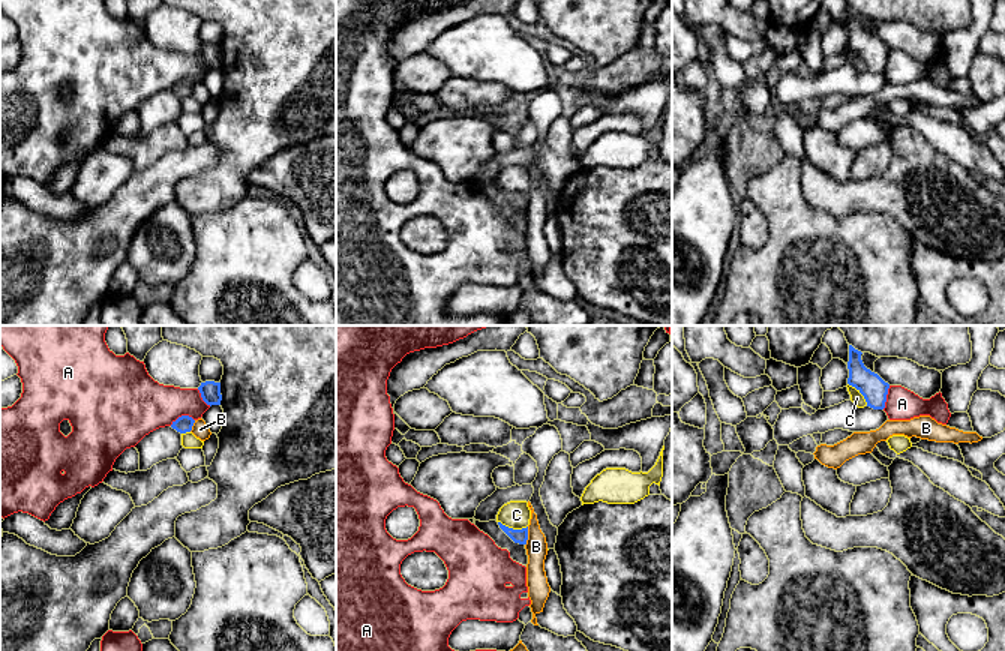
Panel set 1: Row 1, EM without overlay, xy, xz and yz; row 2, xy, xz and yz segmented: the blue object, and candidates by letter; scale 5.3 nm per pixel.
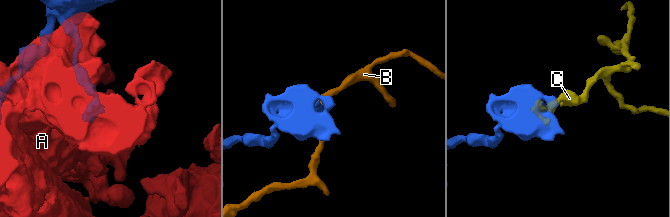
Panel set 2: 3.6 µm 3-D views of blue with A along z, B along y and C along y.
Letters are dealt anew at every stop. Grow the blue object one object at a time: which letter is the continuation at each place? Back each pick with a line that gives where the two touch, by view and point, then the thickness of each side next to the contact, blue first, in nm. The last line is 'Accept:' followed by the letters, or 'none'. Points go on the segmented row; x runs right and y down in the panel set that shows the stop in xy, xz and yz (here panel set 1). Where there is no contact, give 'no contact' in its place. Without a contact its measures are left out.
Accept: none

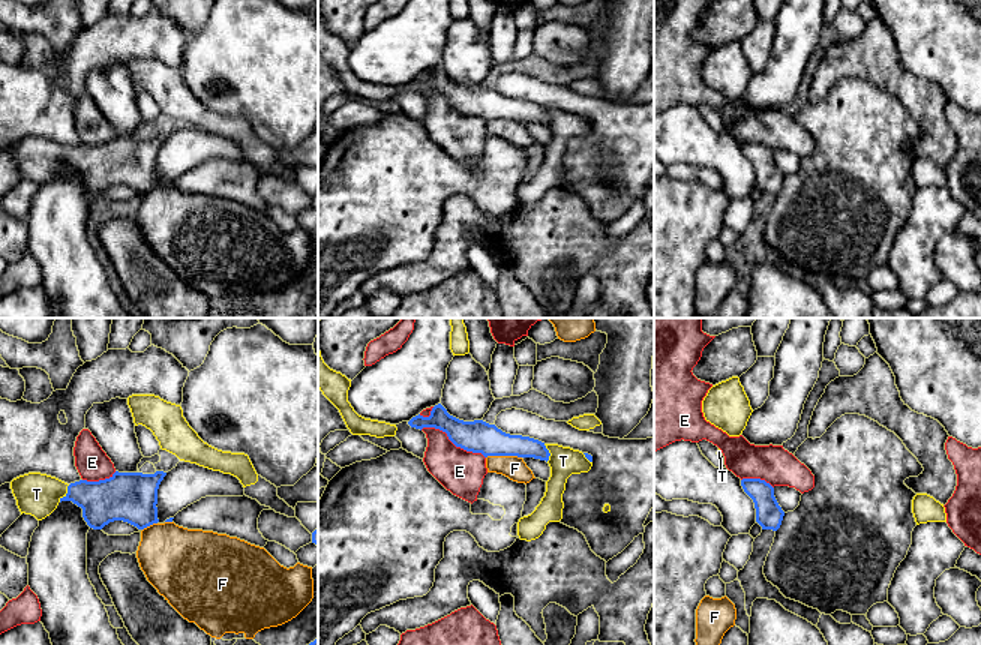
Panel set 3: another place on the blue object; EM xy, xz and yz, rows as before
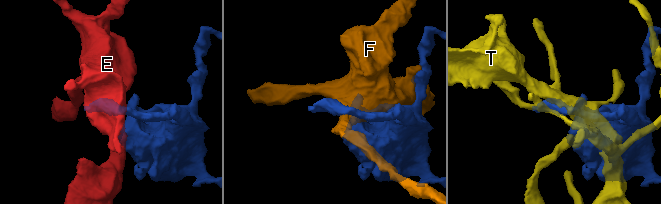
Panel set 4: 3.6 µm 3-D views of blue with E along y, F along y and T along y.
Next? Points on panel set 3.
T: xy (66, 494) | 240/220 nm
Accept: T

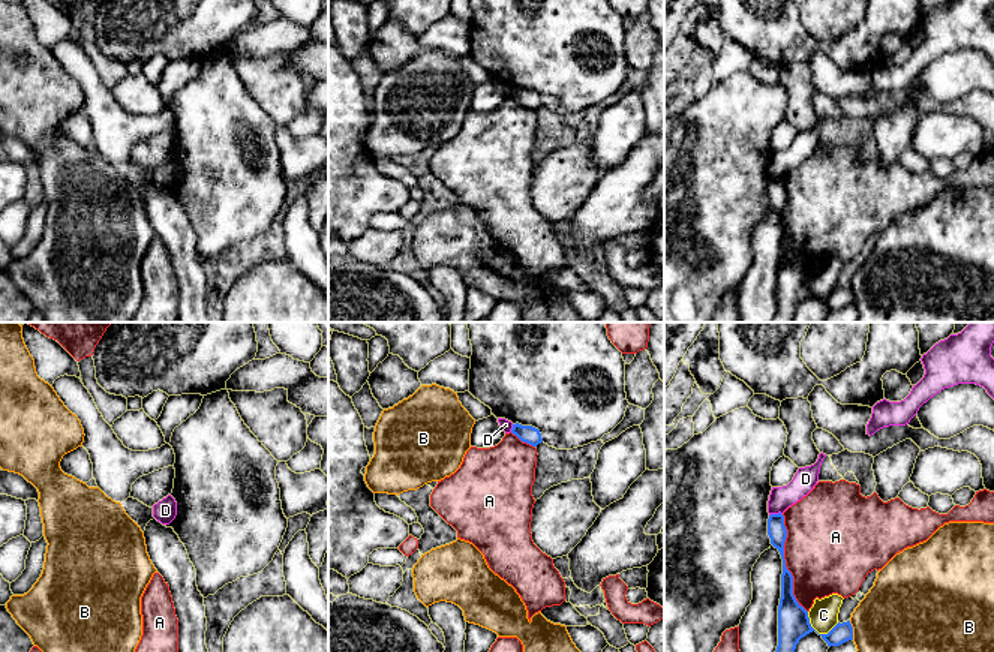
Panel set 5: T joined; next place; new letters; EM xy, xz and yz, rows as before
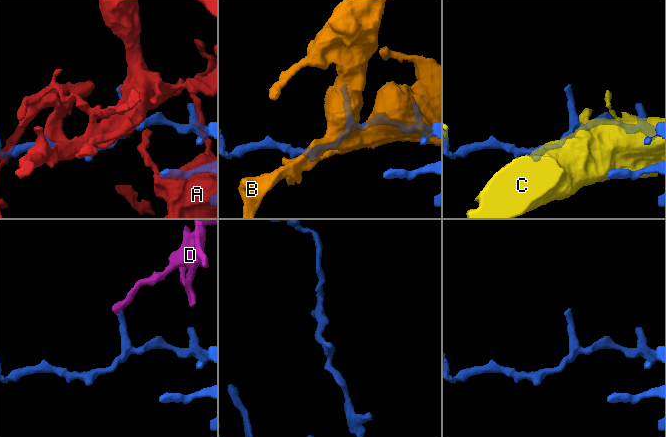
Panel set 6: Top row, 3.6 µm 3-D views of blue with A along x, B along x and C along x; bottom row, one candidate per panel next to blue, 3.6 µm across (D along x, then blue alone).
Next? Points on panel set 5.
Accept: none

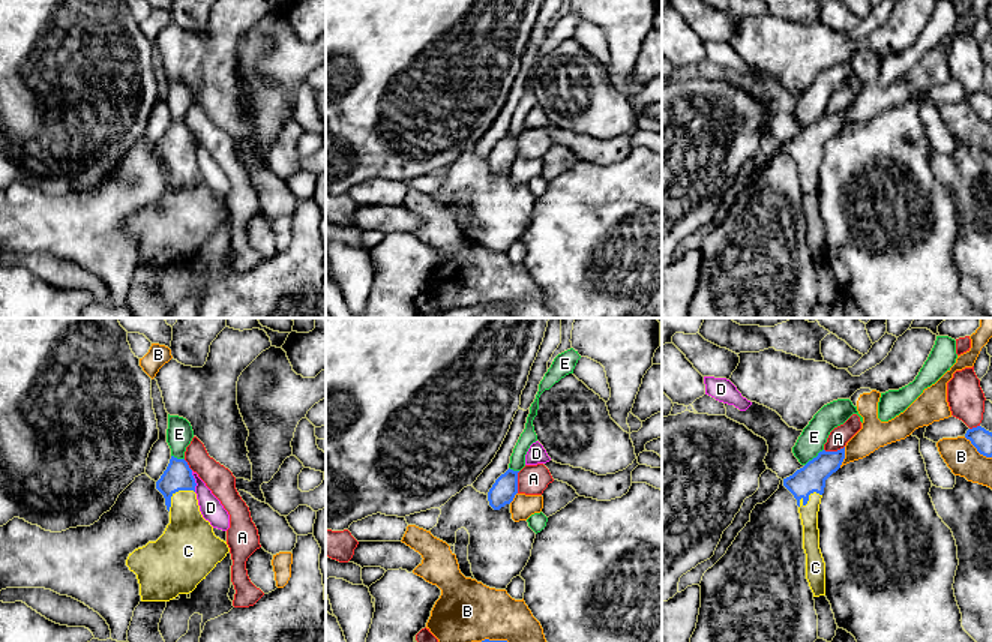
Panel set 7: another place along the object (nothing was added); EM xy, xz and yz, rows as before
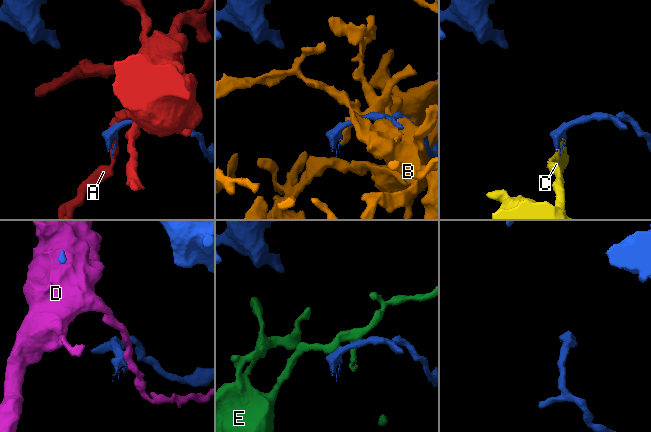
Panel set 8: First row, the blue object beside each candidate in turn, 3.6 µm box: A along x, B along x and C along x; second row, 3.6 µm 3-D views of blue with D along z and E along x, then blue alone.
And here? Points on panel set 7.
C: yz (808, 497) | 150/100 nm
Accept: C

